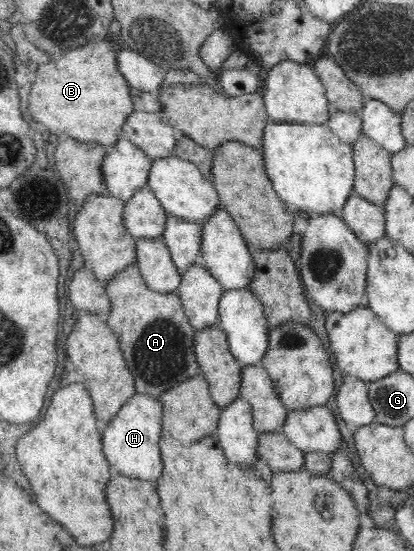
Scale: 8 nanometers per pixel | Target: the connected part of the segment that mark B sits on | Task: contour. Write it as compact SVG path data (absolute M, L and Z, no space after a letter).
M107 39L53 56L33 74L29 114L51 134L67 134L80 142L95 141L110 149L123 133L124 121L135 112L130 86L118 67L121 43Z

